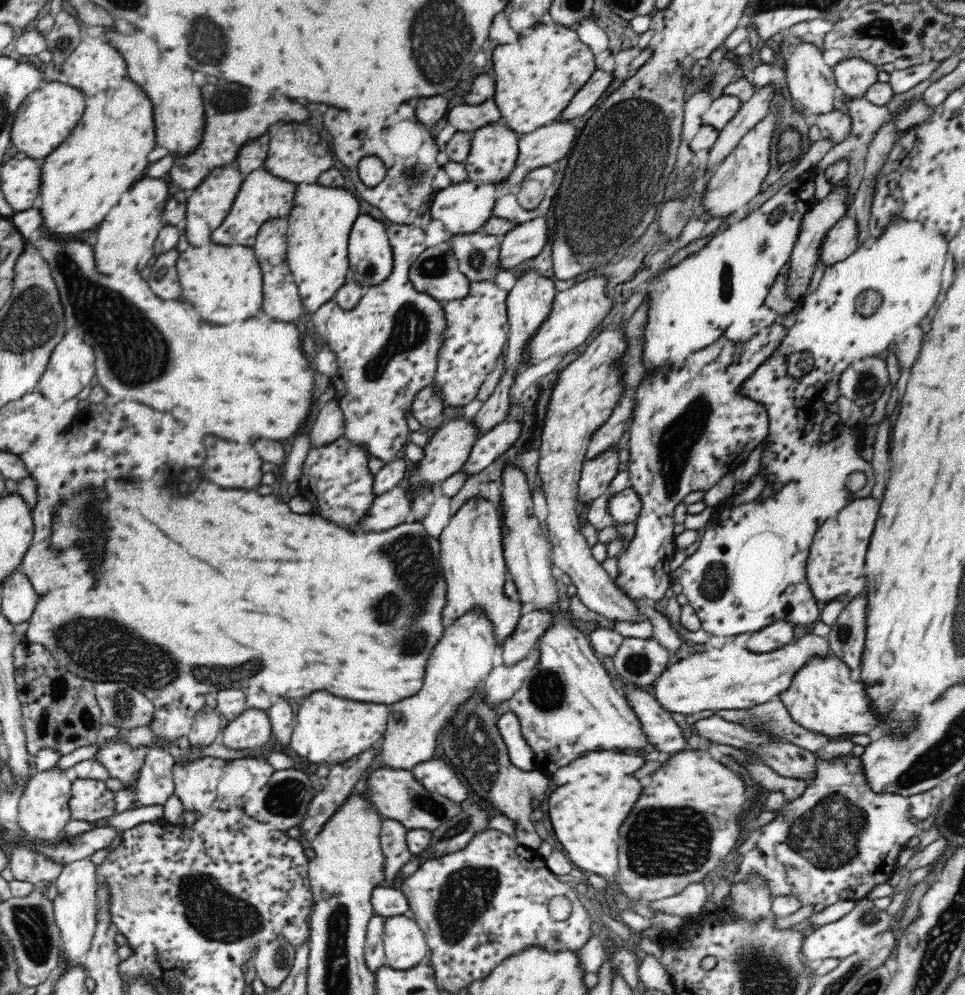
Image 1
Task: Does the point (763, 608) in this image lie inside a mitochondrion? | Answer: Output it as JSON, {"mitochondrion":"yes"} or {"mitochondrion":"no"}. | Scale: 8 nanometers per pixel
{"mitochondrion":"no"}

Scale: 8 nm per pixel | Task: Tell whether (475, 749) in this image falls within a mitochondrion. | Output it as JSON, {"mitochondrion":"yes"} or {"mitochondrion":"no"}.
{"mitochondrion":"yes"}

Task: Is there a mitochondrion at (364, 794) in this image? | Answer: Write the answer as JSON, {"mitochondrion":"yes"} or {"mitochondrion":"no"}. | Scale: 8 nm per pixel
{"mitochondrion":"no"}

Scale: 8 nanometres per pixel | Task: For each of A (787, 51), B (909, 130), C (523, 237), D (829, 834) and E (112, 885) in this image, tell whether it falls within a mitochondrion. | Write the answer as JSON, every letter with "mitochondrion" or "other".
{"A":"other","B":"other","C":"other","D":"mitochondrion","E":"other"}

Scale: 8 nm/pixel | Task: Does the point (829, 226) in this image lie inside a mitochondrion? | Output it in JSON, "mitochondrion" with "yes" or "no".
{"mitochondrion":"no"}

